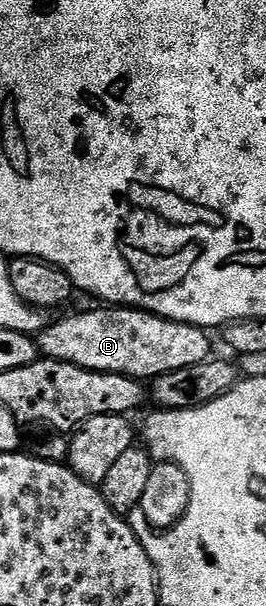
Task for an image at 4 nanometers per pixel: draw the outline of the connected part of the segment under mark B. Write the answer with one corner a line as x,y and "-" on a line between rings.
97,307
90,313
77,313
63,321
48,324
35,340
42,358
71,363
96,373
118,373
145,383
183,367
210,360
209,337
198,325
168,321
128,307

